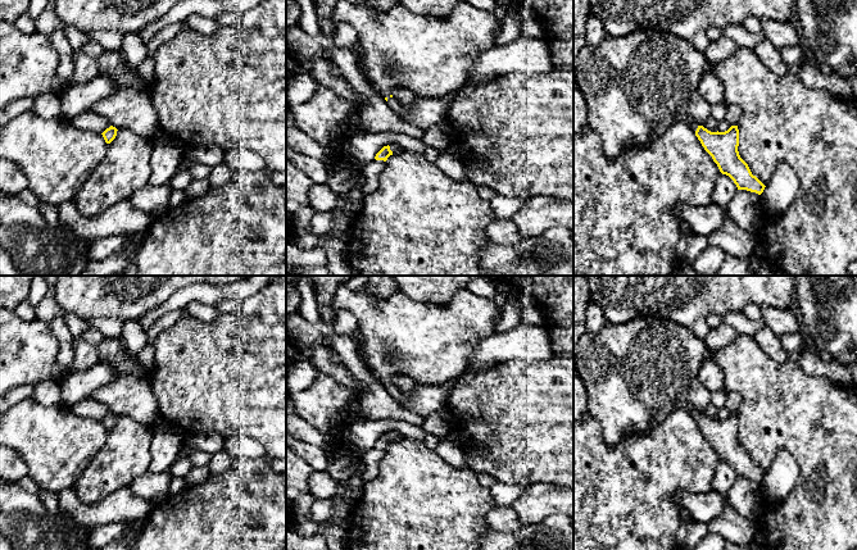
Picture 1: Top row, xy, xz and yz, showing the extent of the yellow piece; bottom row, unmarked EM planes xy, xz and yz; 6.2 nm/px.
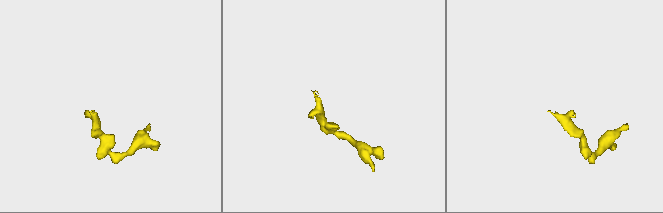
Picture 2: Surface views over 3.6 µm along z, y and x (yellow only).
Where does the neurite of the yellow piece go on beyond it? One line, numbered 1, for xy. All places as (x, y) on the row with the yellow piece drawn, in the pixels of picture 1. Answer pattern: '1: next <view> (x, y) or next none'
1: next none

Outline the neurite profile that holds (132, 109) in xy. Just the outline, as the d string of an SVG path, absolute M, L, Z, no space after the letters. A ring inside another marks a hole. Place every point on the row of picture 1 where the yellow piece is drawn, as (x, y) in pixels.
M122 88L94 103L89 112L105 117L117 129L130 129L150 141L163 133L150 95L136 88Z

